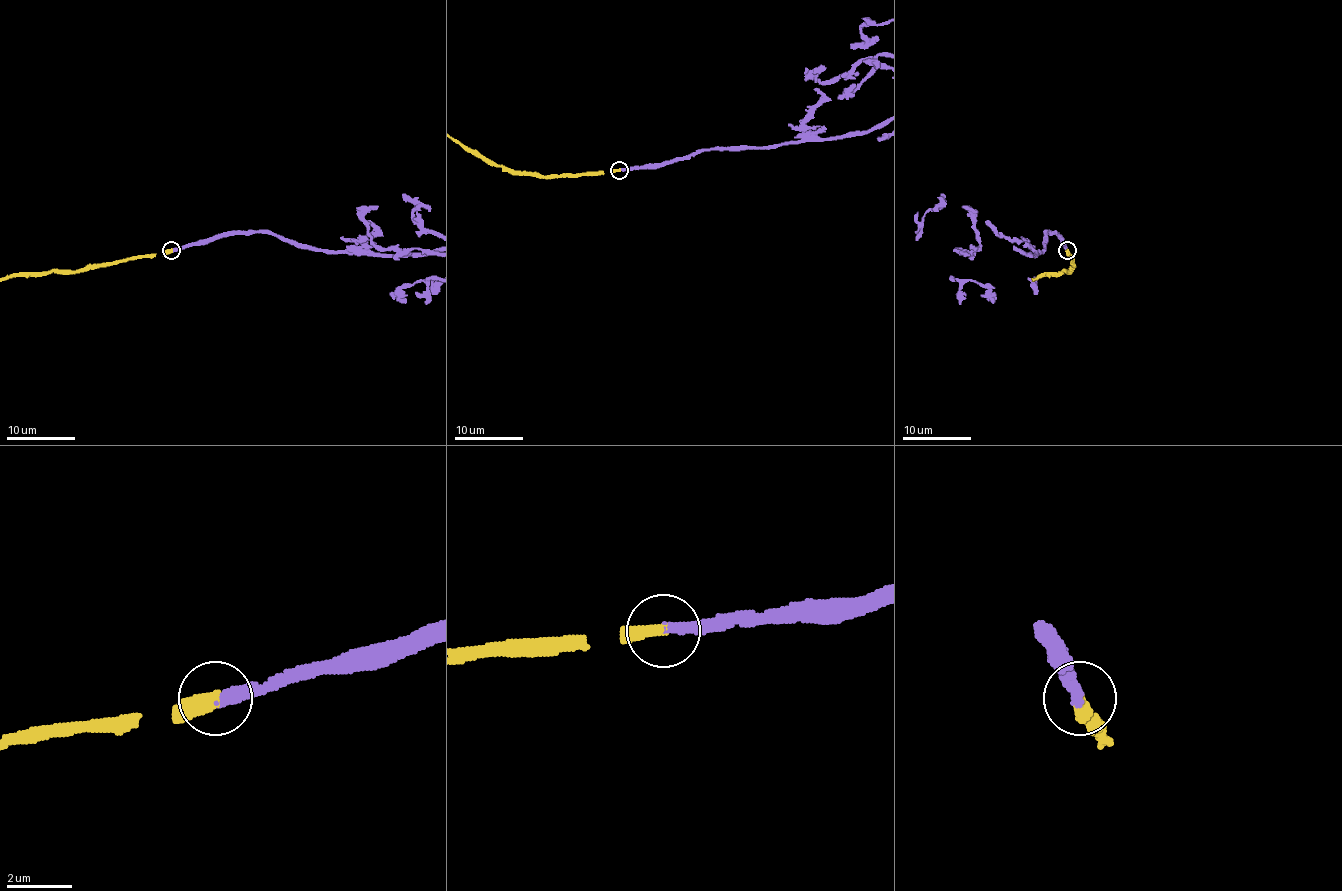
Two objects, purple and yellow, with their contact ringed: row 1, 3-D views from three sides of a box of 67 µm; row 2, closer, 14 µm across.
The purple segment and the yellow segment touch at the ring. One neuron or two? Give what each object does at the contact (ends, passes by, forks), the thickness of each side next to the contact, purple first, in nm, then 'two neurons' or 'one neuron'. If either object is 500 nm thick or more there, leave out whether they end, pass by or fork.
purple ends | yellow ends | 320/440 nm | one neuron

